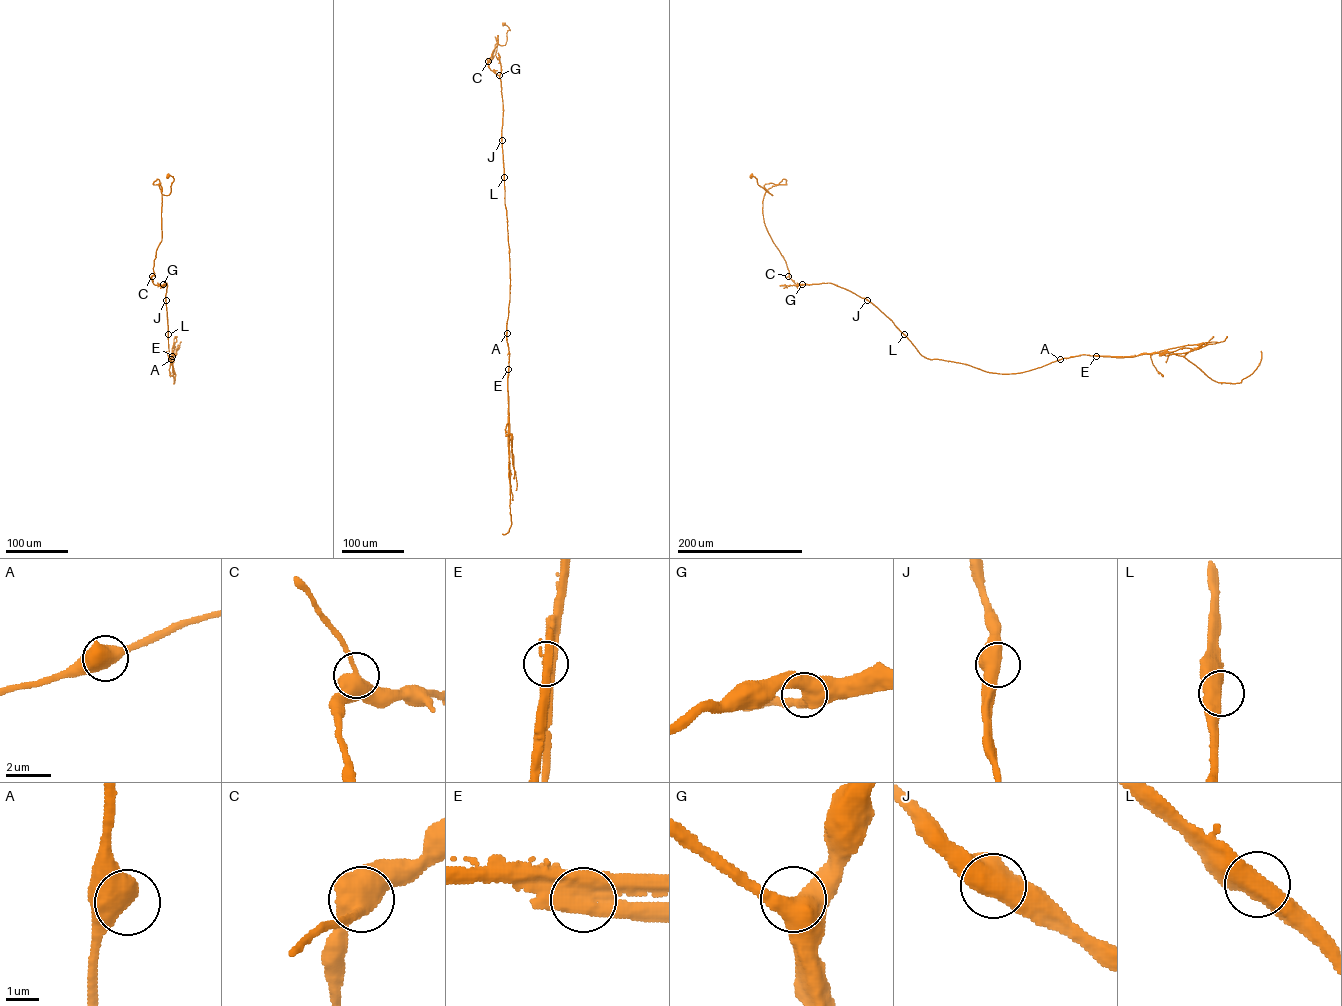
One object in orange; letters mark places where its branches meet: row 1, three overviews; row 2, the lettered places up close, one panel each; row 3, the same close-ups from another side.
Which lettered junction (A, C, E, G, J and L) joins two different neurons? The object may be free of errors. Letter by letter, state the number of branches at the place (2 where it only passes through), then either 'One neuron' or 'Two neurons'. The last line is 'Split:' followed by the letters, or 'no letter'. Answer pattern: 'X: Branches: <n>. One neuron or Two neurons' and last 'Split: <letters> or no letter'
A: Branches: 2. One neuron
C: Branches: 2. One neuron
E: Branches: 2. Two neurons
G: Branches: 2. One neuron
J: Branches: 2. One neuron
L: Branches: 2. One neuron
Split: E

